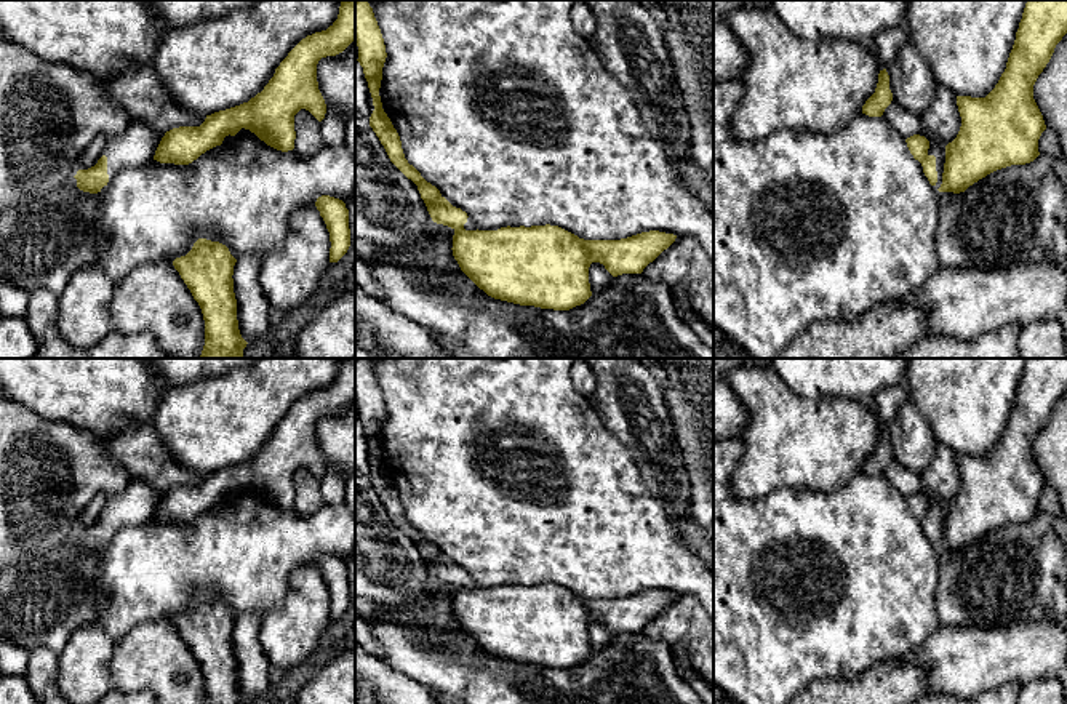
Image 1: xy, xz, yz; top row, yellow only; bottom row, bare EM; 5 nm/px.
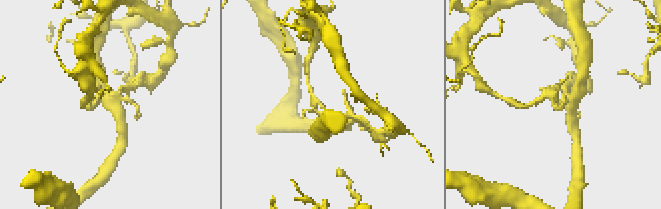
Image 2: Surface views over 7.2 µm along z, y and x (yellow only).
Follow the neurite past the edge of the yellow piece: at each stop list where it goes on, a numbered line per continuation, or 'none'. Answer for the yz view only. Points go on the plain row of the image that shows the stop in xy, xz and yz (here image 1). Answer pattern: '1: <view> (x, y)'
1: yz (935, 508)

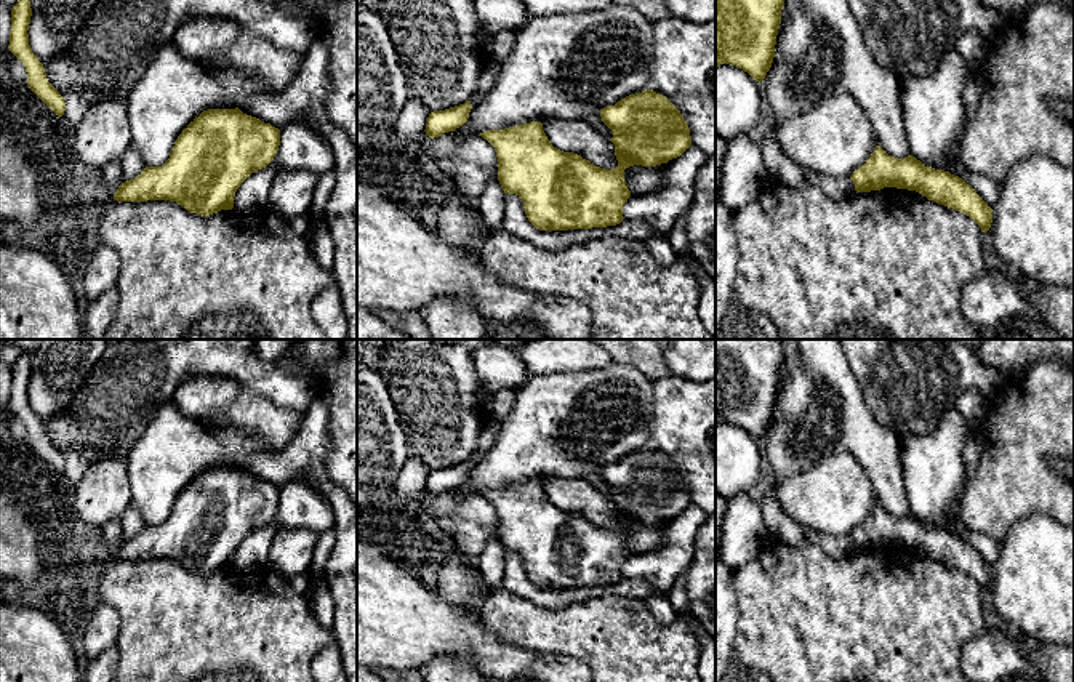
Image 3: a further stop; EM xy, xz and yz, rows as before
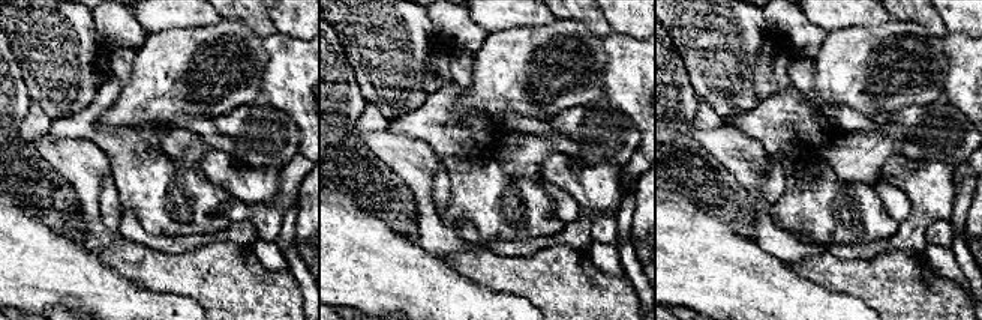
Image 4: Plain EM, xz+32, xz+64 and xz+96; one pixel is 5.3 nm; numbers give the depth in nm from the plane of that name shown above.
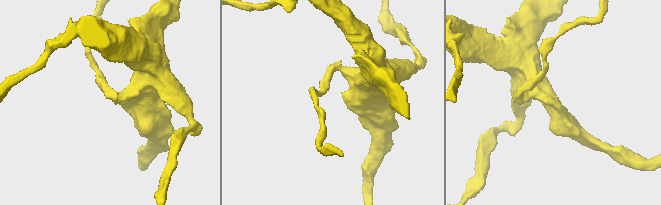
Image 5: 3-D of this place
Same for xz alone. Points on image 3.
1: xz (488, 434)

